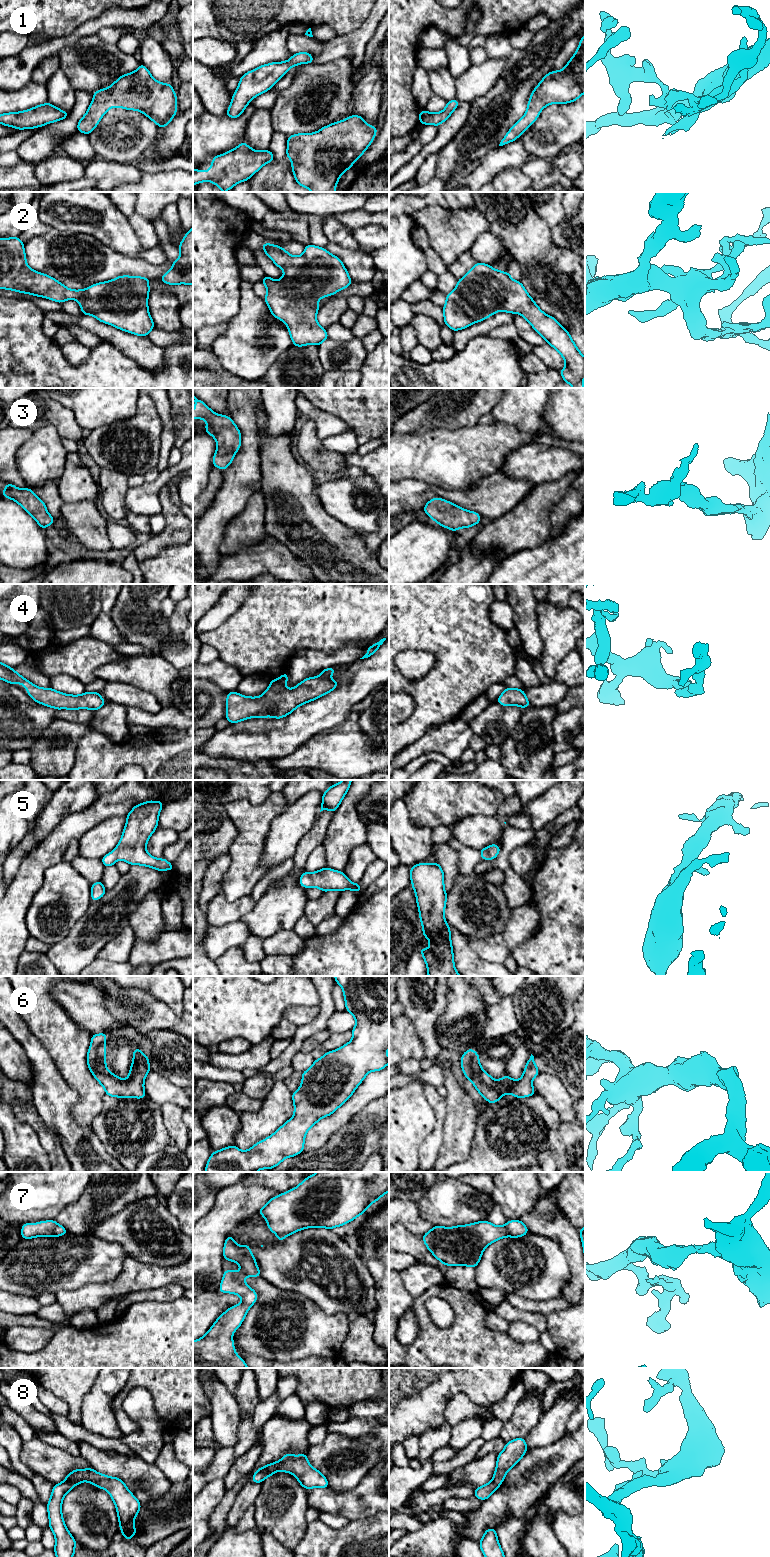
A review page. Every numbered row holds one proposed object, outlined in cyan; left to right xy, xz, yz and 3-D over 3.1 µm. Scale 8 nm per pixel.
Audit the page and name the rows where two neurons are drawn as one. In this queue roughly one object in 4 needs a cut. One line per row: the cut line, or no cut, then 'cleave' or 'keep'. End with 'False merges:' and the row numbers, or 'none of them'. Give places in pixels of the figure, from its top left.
1: no cut; keep
2: no cut; keep
3: no cut; keep
4: no cut; keep
5: no cut; keep
6: no cut; keep
7: no cut; keep
8: no cut; keep
False merges: none of them

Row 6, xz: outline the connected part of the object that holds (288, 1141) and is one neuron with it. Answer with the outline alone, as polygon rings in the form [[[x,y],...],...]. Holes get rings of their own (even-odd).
[[[334,976],[334,978],[343,989],[345,1010],[356,1020],[356,1025],[351,1030],[353,1034],[351,1041],[325,1053],[320,1059],[315,1059],[313,1065],[302,1072],[302,1083],[298,1090],[292,1093],[294,1116],[291,1119],[270,1137],[259,1141],[246,1151],[238,1149],[235,1145],[213,1151],[206,1164],[205,1172],[257,1172],[260,1169],[275,1168],[285,1158],[302,1153],[308,1130],[321,1118],[328,1117],[344,1104],[369,1072],[383,1070],[389,1064],[389,1057],[386,1054],[389,1048],[389,976]]]

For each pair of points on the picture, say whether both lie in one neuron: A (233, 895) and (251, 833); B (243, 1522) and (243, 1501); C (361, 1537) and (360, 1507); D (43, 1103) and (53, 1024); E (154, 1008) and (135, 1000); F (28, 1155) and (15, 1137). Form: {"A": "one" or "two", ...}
{"A": "one", "B": "two", "C": "two", "D": "two", "E": "one", "F": "one"}

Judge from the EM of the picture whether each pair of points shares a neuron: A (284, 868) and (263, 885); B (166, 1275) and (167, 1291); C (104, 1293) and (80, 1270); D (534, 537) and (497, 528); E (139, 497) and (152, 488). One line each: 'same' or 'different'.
A: same
B: different
C: different
D: same
E: same

